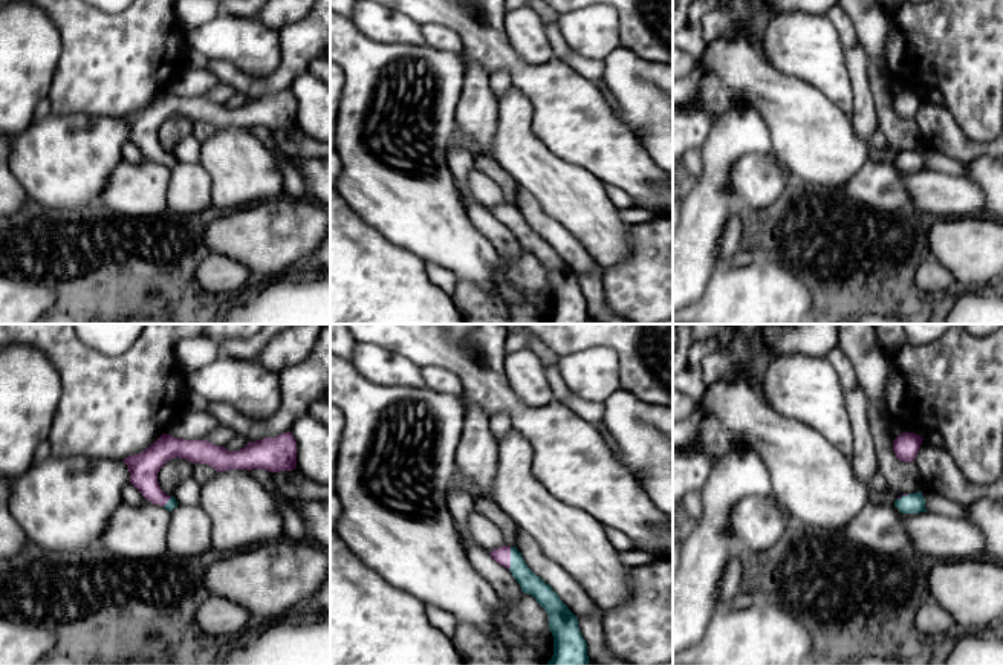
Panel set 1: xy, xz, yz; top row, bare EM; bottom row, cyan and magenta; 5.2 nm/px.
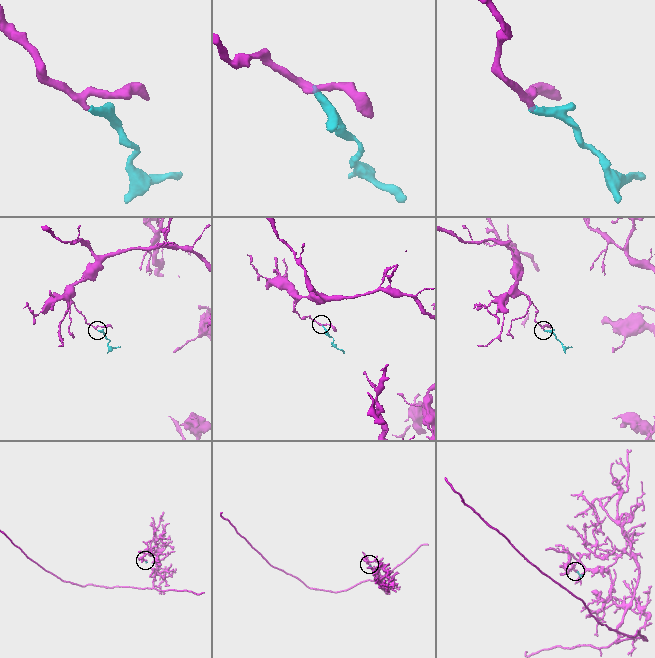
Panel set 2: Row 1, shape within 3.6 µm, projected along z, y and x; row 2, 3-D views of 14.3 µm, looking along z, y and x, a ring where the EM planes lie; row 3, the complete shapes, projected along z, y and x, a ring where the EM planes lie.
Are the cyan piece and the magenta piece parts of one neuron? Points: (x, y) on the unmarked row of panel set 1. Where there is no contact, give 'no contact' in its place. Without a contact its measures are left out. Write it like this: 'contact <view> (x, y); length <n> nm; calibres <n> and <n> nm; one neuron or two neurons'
contact xz (511, 216); length 120 nm; calibres 110 and 90 nm; one neuron

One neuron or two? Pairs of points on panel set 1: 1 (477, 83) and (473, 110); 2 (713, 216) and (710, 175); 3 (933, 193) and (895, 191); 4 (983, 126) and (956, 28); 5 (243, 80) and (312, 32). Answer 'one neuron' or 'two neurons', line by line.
1: one neuron
2: one neuron
3: two neurons
4: one neuron
5: one neuron

